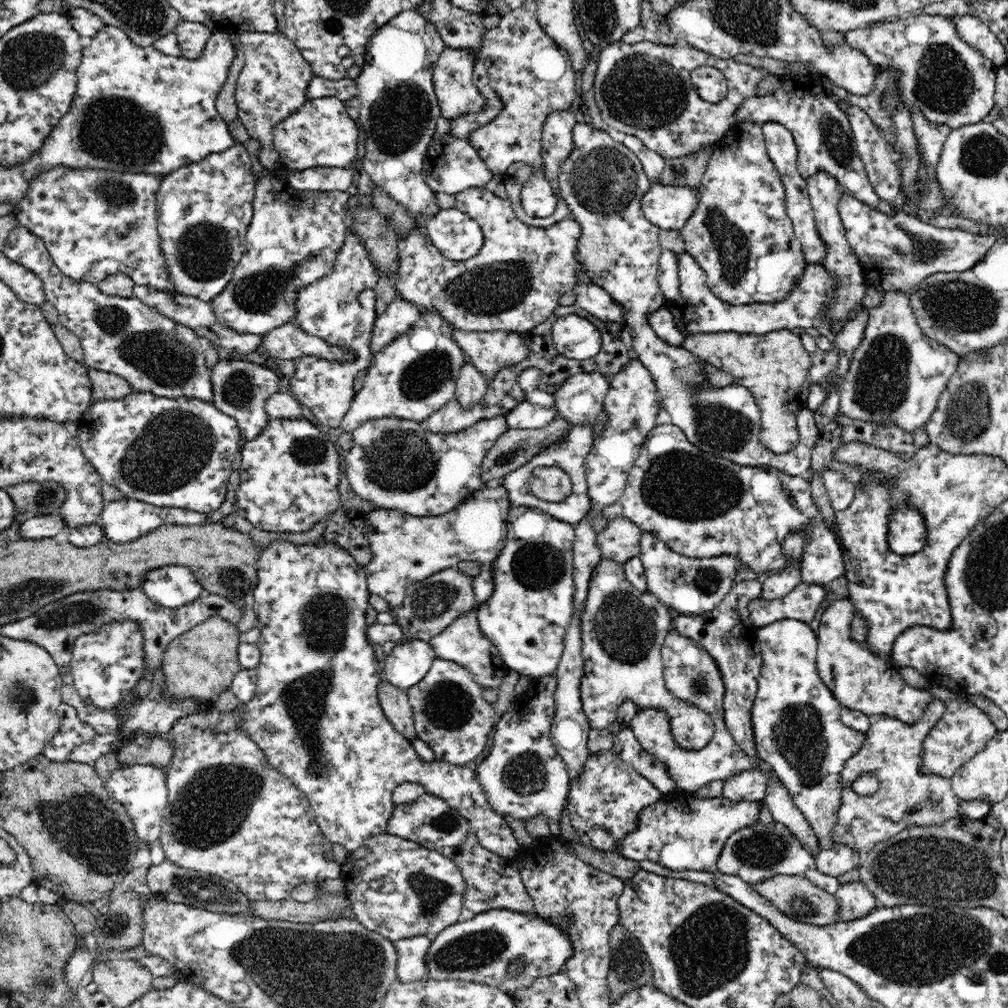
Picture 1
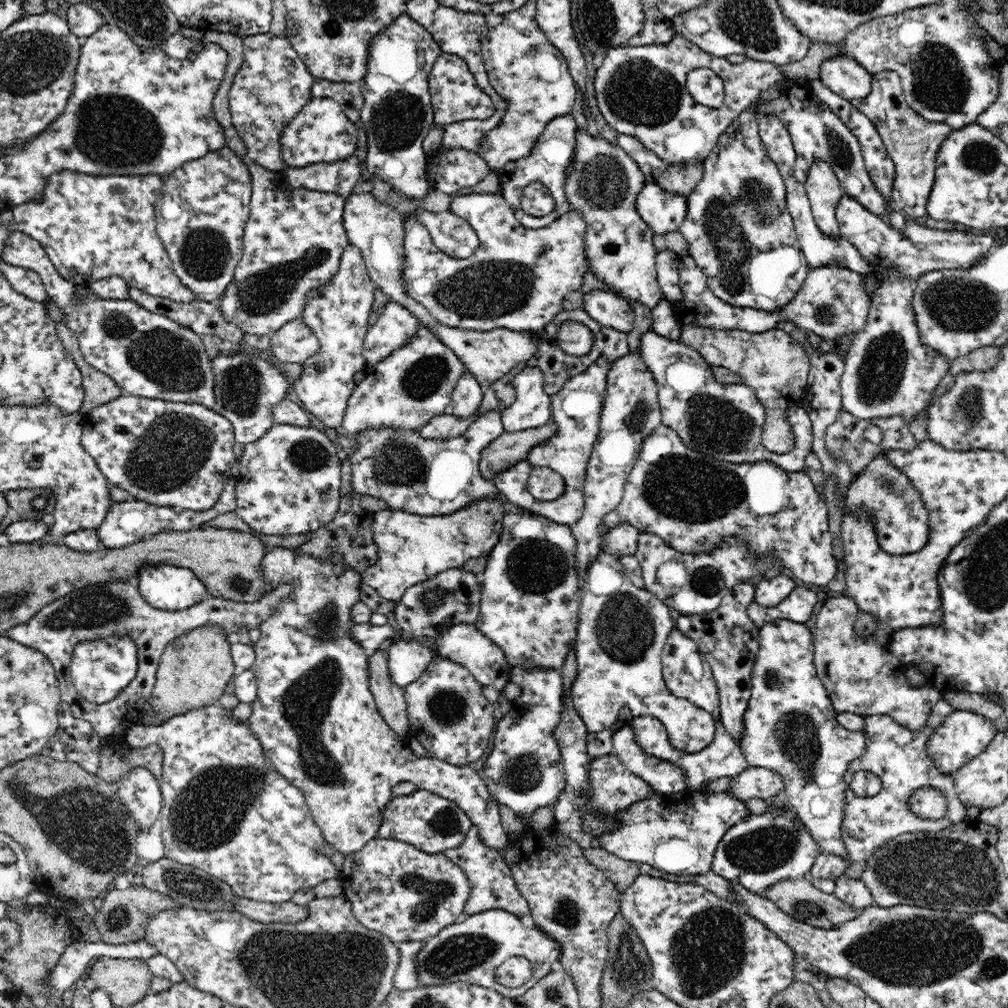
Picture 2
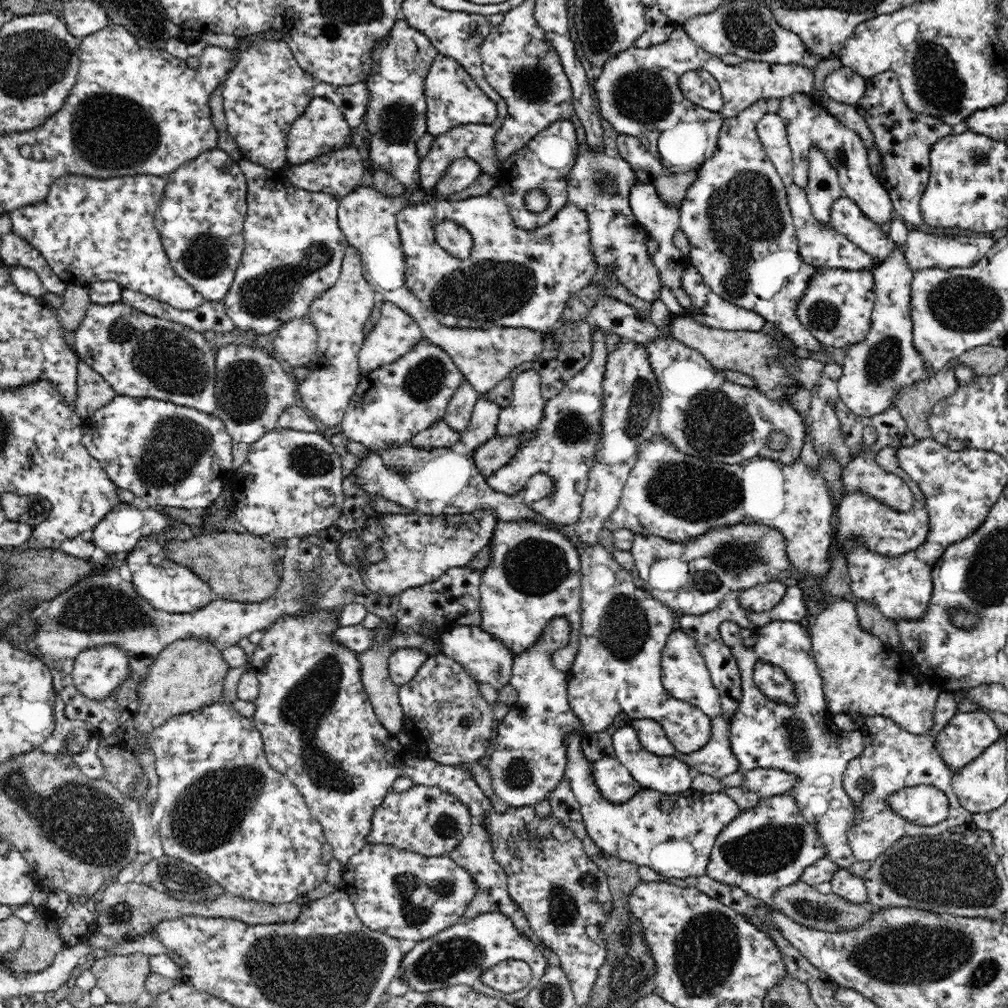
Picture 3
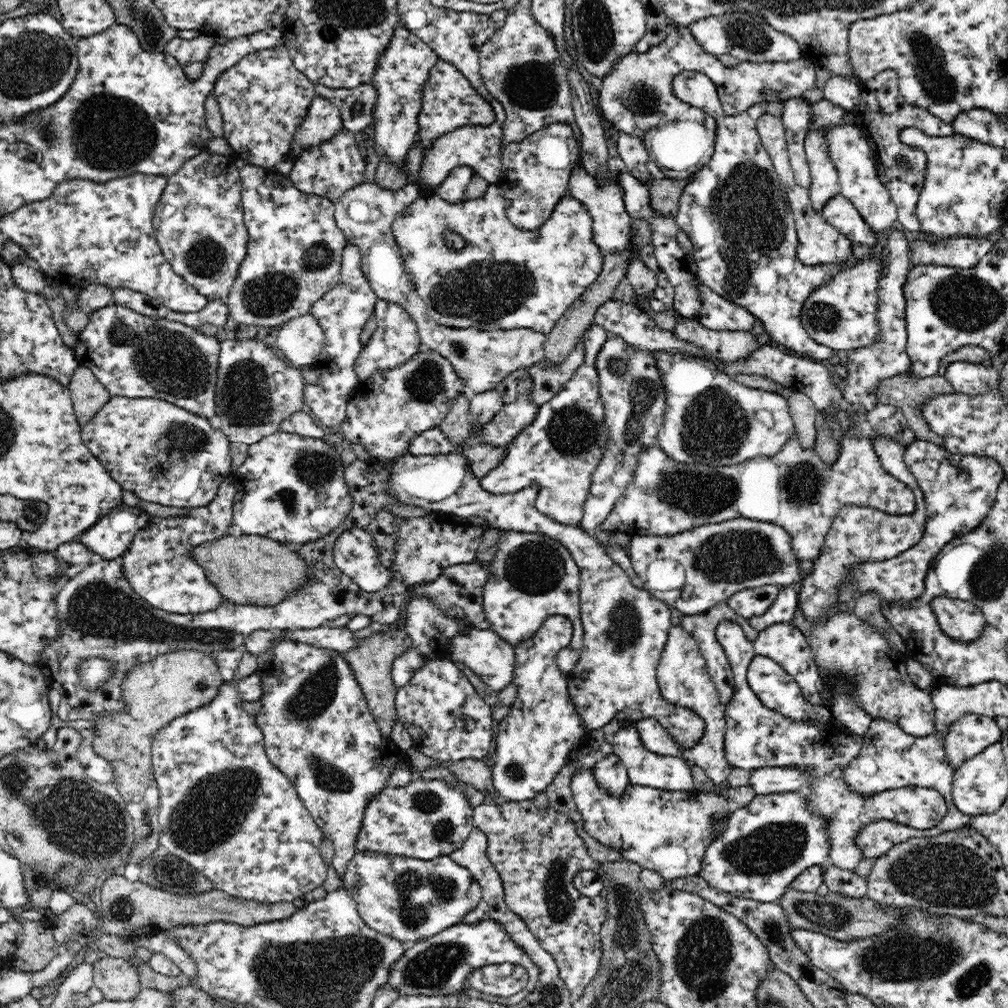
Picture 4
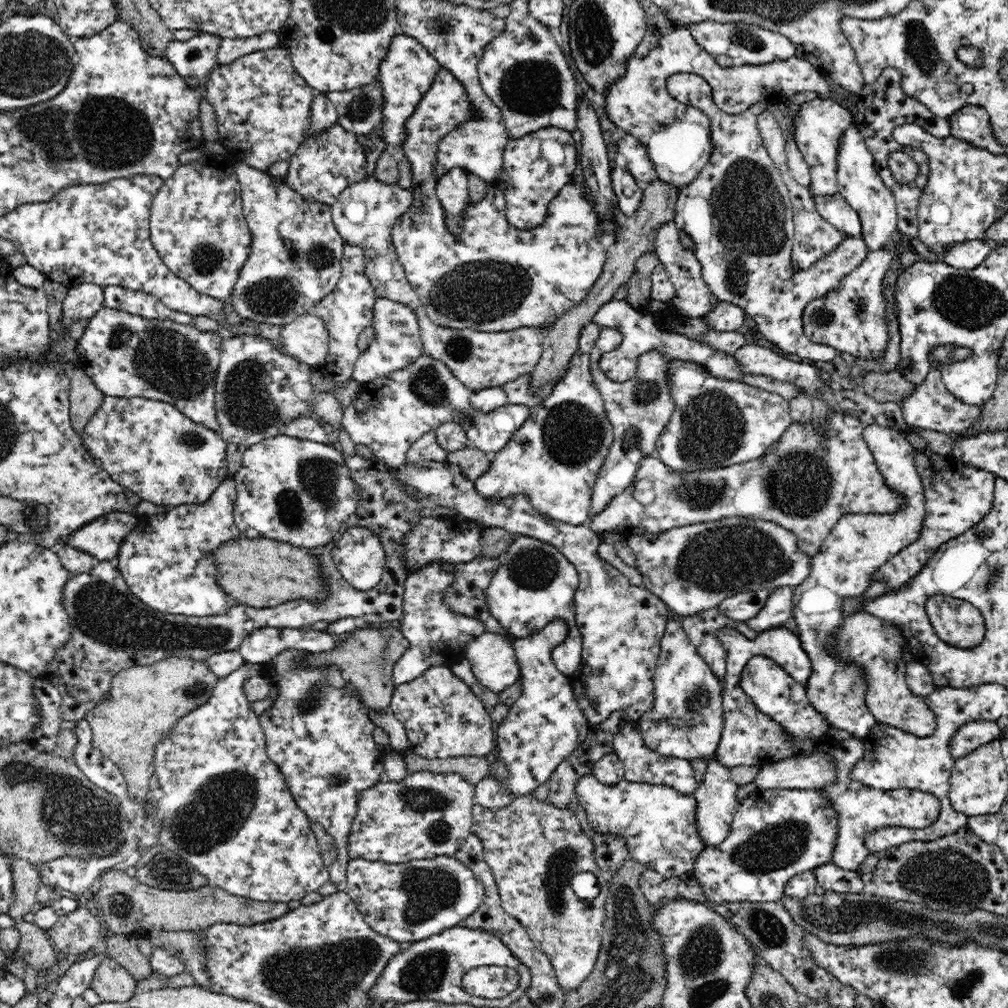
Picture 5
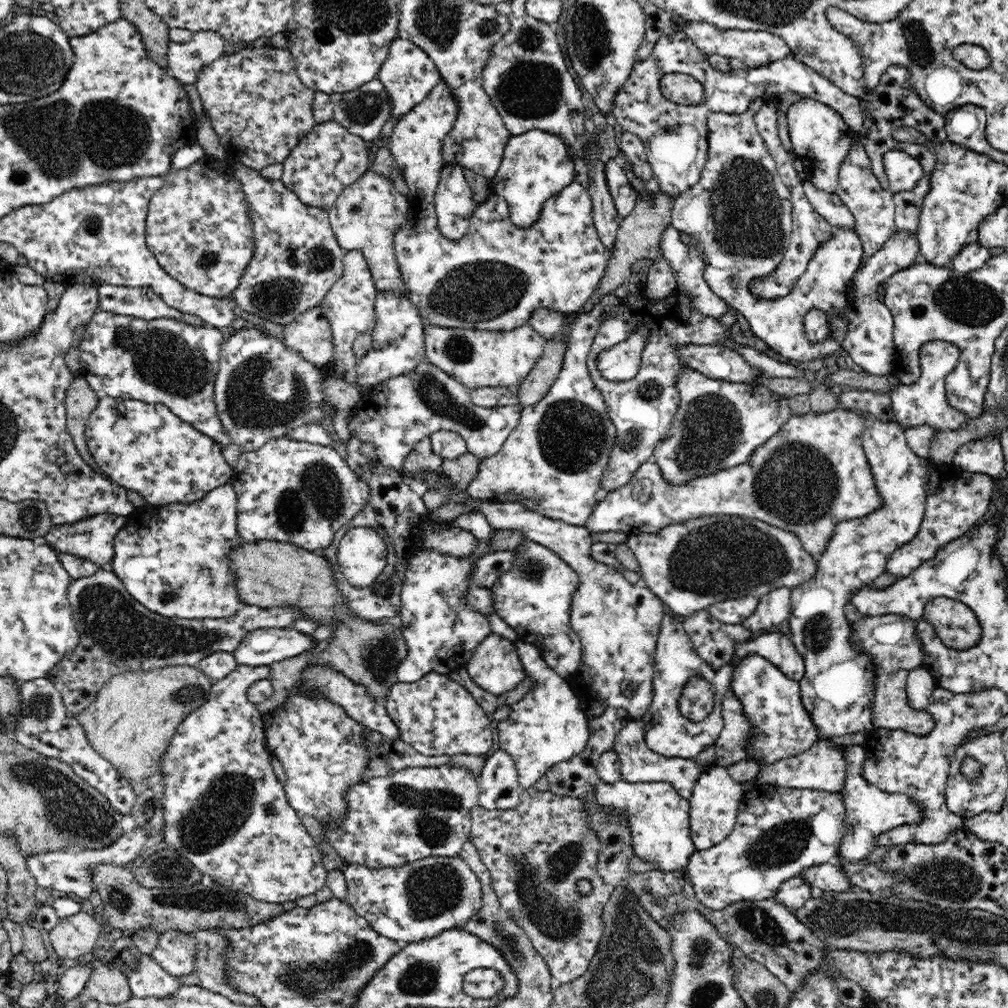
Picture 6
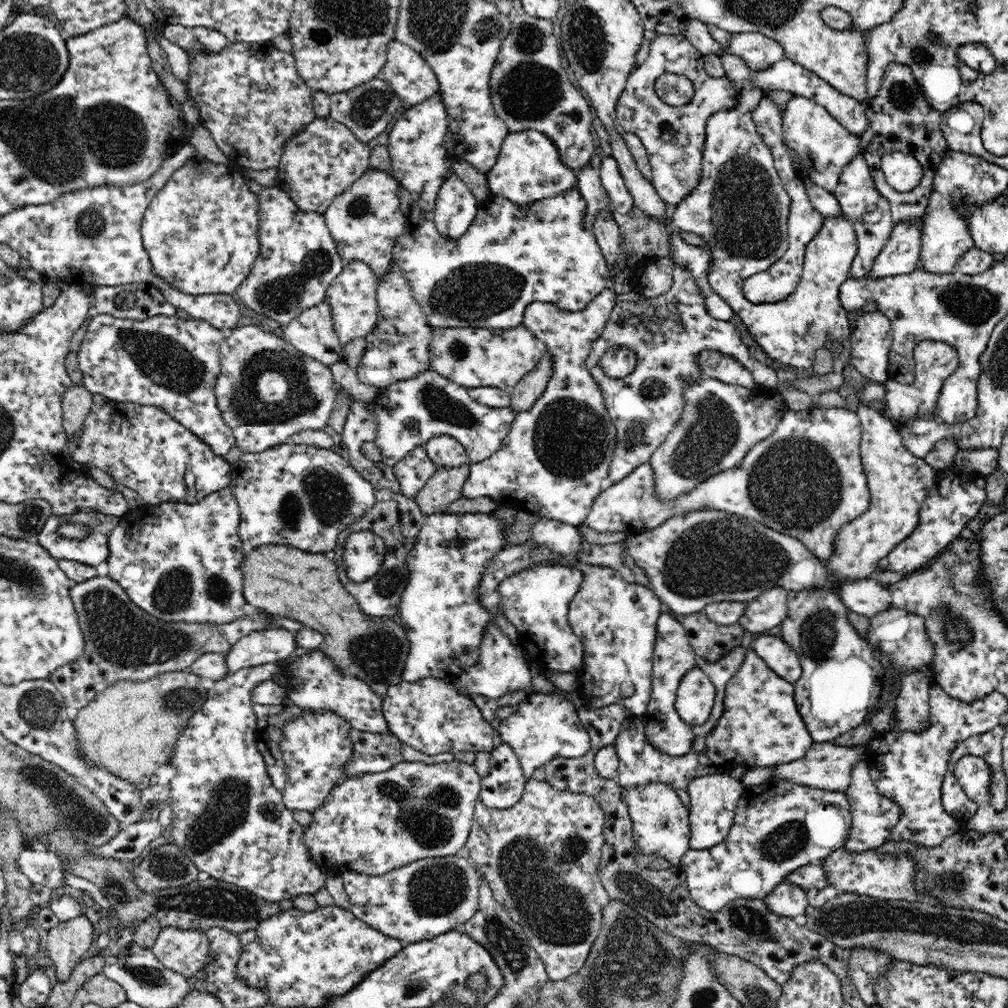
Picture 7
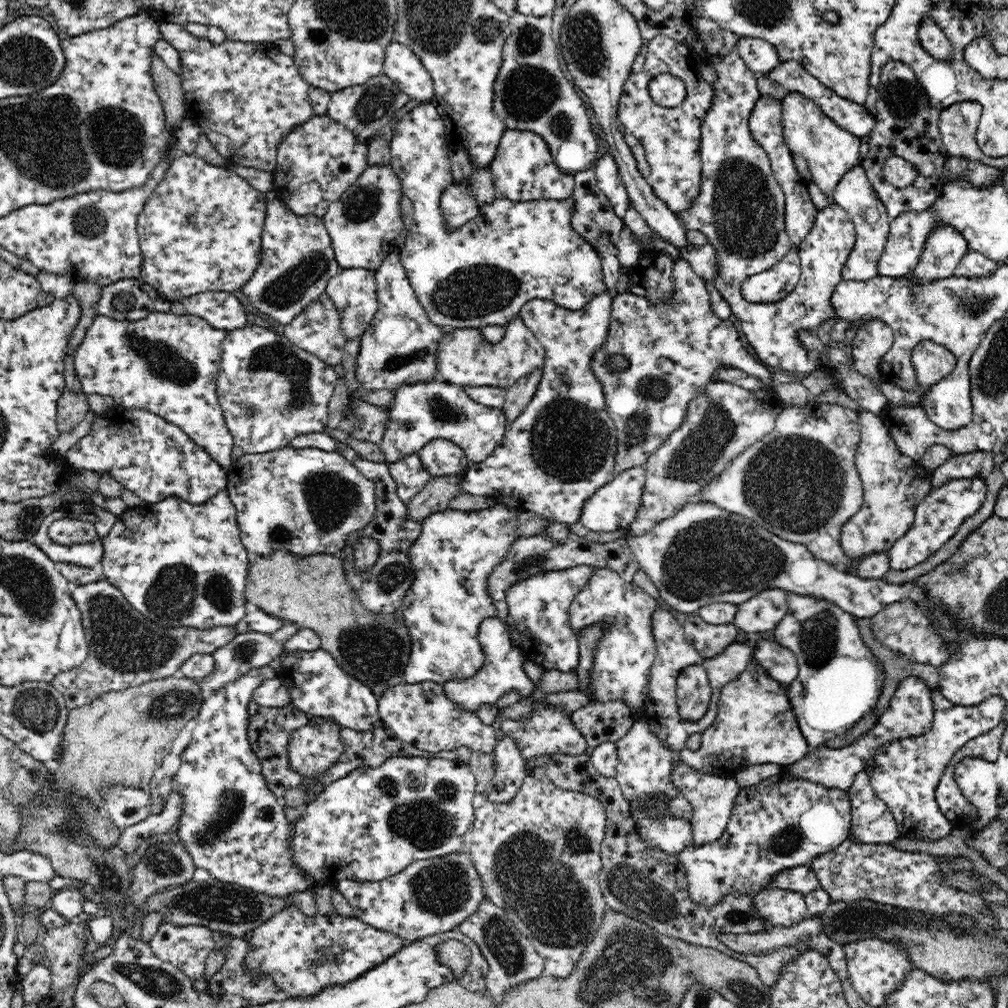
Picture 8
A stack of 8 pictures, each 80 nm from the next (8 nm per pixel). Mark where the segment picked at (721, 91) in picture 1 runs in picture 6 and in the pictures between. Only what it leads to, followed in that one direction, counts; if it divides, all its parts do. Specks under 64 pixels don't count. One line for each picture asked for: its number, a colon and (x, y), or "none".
2: (707, 88)
3: (699, 86)
4: (735, 210)
5: (738, 212)
6: (740, 211)

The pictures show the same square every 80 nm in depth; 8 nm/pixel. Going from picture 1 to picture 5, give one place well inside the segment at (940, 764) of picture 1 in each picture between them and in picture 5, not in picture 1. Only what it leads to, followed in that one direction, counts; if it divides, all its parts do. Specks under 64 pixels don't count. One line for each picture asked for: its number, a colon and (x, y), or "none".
2: (962, 736)
3: (966, 736)
4: (970, 734)
5: (970, 736)

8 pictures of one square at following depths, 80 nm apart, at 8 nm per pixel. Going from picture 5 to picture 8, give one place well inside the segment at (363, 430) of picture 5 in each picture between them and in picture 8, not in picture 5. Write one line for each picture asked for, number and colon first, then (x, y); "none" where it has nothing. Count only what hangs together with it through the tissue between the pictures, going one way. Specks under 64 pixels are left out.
6: (394, 416)
7: (408, 413)
8: (421, 412)

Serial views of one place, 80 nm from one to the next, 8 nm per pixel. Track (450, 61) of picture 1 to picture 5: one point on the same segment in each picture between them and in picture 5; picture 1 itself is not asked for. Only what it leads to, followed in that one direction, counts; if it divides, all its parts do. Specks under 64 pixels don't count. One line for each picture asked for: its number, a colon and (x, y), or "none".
2: (455, 95)
3: (453, 99)
4: (449, 101)
5: (491, 276)

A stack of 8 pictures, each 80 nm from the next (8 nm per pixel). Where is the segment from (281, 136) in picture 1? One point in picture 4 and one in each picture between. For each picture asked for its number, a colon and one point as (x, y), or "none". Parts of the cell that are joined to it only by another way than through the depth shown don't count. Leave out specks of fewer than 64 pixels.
2: (321, 132)
3: (322, 128)
4: (323, 121)

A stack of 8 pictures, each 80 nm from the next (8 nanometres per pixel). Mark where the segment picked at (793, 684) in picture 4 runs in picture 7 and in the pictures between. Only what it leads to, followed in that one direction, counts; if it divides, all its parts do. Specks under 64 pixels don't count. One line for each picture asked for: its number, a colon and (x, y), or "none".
5: (775, 693)
6: (782, 728)
7: (761, 726)

